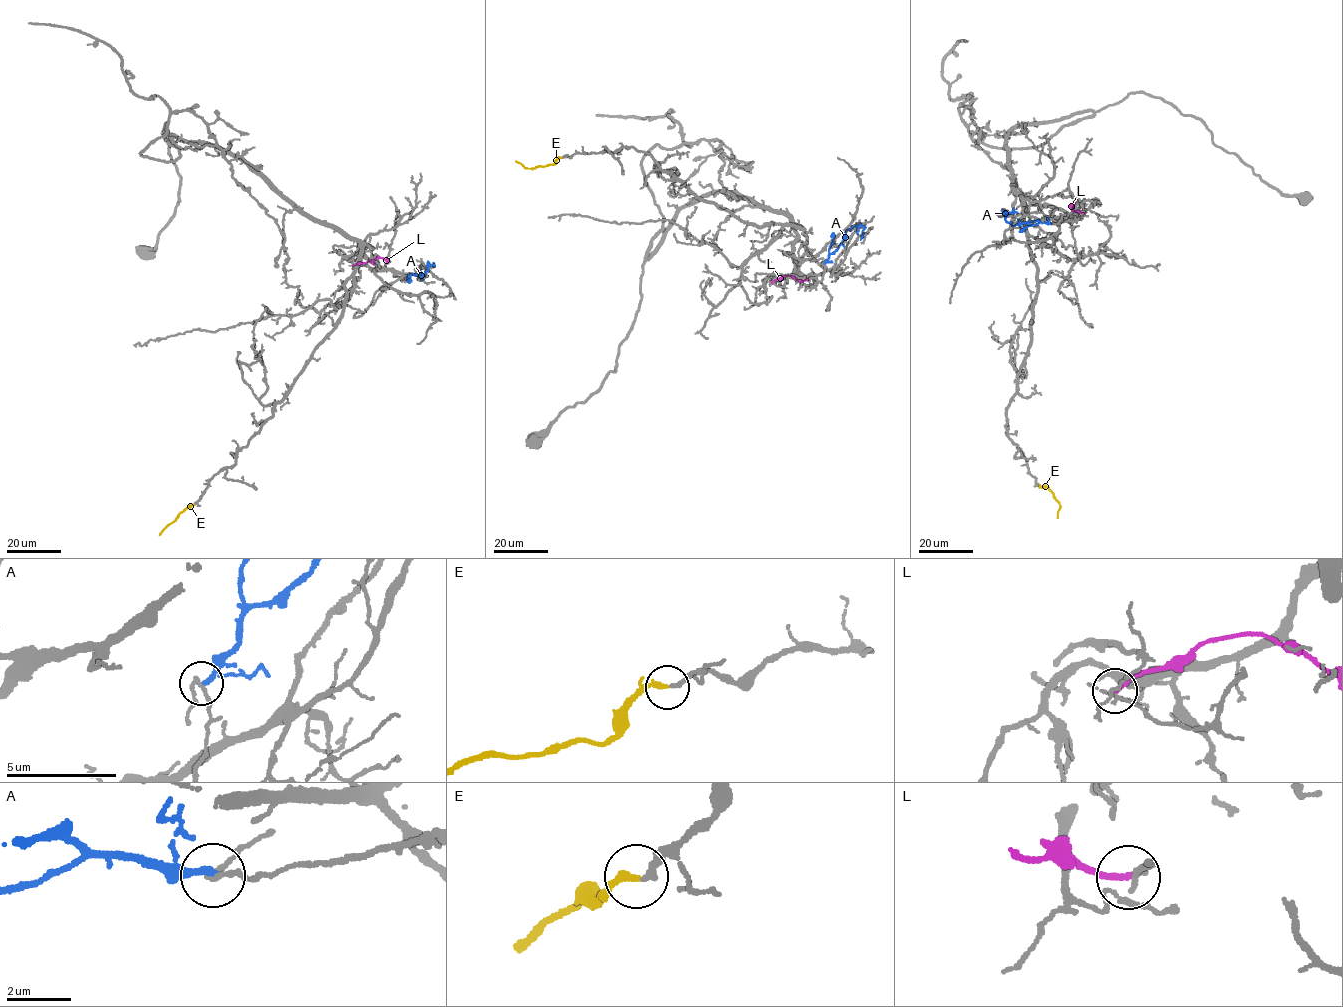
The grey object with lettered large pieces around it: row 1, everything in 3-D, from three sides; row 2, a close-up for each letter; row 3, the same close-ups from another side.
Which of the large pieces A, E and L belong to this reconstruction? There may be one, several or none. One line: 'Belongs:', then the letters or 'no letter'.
Belongs: E

